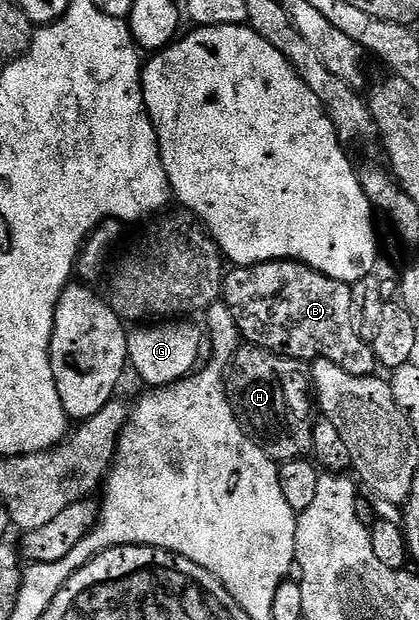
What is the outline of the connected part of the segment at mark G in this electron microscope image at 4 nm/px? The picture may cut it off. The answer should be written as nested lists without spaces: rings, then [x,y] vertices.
[[[159,321],[154,325],[139,325],[134,328],[127,336],[127,358],[129,367],[136,371],[145,382],[148,388],[162,389],[172,383],[179,382],[180,379],[187,378],[196,370],[200,362],[199,350],[204,350],[205,335],[202,335],[191,321]]]

